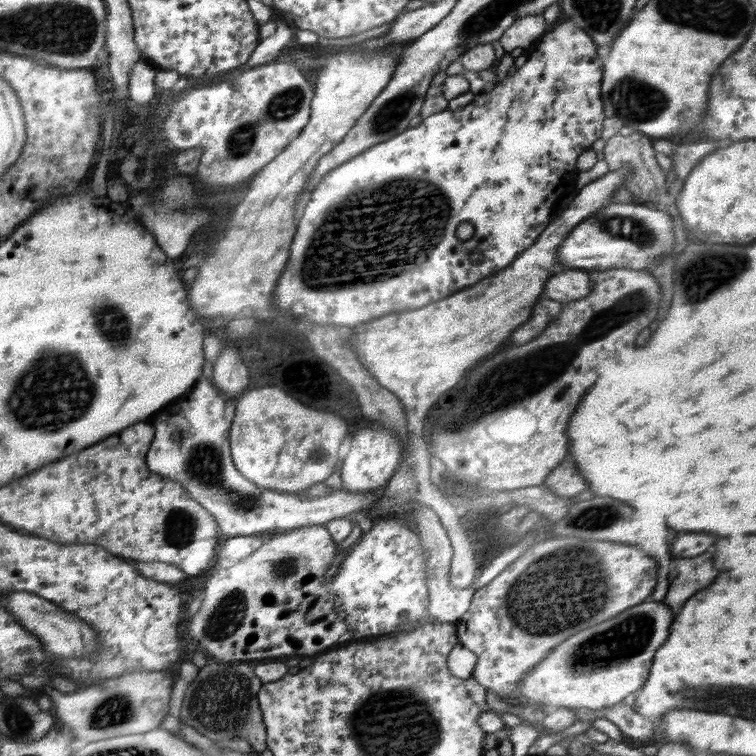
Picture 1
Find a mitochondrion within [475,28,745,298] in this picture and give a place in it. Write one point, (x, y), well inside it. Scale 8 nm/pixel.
(636, 101)

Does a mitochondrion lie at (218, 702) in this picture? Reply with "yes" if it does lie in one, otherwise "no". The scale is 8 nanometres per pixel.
yes

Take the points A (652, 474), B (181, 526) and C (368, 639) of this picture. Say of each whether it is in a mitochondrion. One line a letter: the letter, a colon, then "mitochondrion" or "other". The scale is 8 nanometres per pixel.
A: other
B: mitochondrion
C: other

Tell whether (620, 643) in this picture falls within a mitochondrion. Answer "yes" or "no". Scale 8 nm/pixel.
yes

